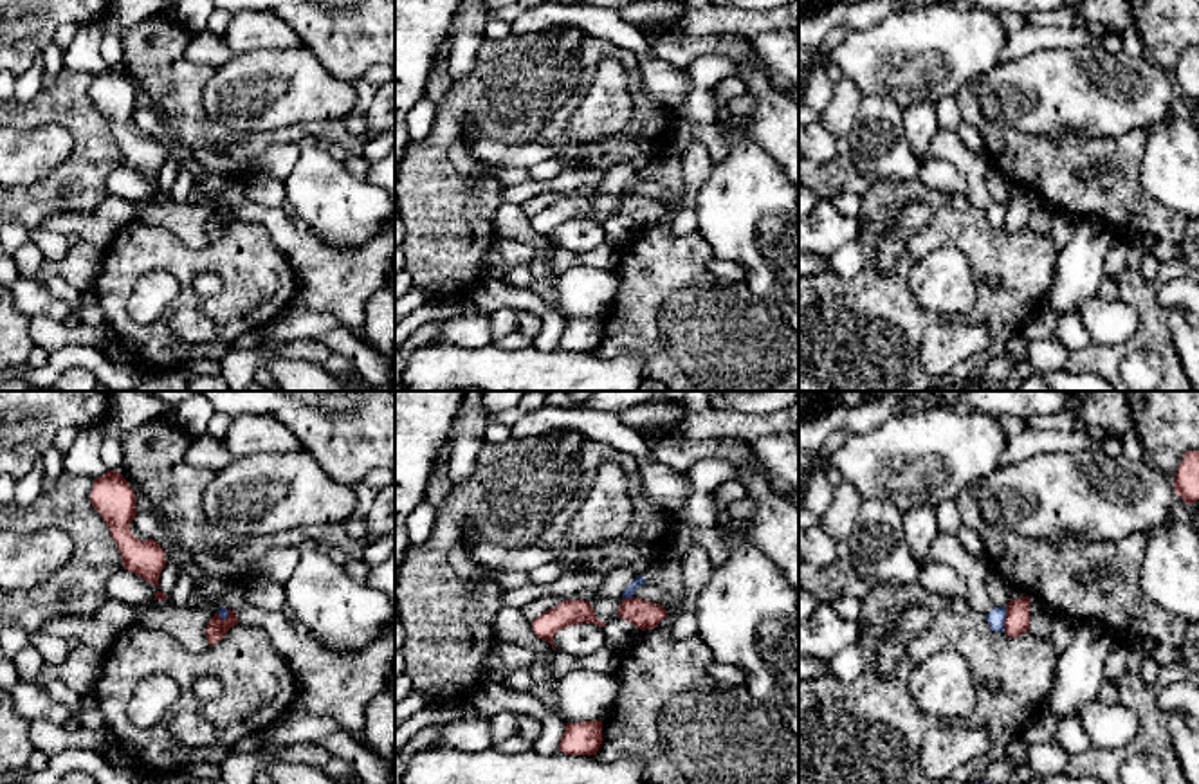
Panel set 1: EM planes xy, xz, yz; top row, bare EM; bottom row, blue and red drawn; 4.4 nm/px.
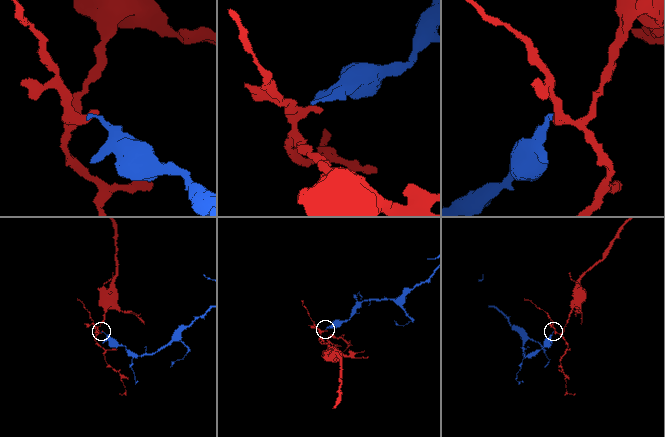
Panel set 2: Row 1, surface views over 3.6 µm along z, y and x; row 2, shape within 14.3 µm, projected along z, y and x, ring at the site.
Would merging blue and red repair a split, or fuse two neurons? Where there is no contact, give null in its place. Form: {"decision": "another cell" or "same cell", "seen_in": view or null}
{"decision": "another cell", "seen_in": "yz"}

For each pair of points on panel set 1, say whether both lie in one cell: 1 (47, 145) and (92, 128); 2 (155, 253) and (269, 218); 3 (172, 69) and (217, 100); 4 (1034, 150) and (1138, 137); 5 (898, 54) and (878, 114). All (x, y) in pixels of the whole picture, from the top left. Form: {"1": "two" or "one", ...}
{"1": "two", "2": "two", "3": "two", "4": "one", "5": "two"}

